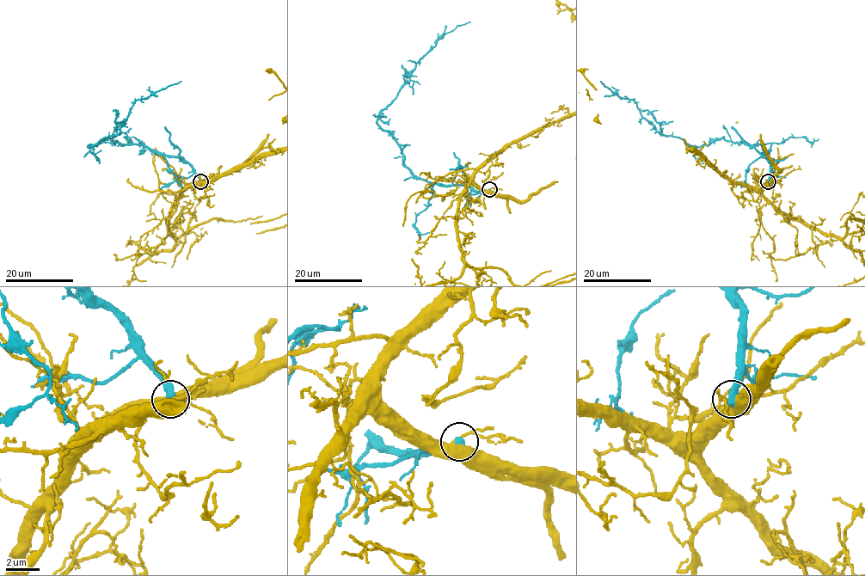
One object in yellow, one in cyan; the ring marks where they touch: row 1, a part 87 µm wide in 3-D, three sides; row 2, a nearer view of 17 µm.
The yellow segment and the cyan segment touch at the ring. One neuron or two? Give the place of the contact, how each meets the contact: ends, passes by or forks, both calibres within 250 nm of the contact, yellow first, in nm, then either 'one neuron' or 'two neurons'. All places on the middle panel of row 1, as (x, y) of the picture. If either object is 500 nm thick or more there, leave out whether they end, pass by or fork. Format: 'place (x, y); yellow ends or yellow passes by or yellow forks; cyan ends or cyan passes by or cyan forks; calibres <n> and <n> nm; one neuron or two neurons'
place (489, 189); calibres 500 and 500 nm; two neurons

